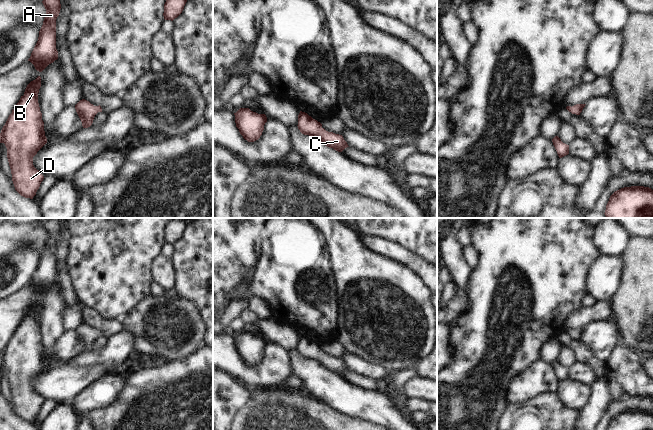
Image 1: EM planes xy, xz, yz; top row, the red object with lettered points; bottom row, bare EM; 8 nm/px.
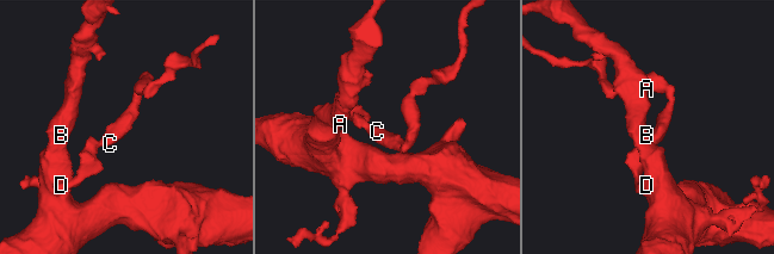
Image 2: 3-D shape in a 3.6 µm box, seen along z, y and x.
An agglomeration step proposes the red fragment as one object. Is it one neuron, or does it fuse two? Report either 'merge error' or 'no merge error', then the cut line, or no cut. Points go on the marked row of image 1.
no merge error; cut none

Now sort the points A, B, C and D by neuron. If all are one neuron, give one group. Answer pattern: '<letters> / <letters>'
A B C D

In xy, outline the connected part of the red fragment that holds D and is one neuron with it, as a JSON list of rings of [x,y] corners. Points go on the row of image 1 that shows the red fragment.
[[[41,77],[31,81],[9,115],[0,133],[0,143],[7,148],[7,158],[15,190],[33,199],[44,176],[33,165],[33,157],[47,143],[38,103]]]

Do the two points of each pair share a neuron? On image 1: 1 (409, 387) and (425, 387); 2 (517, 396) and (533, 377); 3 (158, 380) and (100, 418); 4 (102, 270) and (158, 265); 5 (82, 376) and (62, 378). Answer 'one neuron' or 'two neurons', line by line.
1: one neuron
2: one neuron
3: one neuron
4: two neurons
5: one neuron

